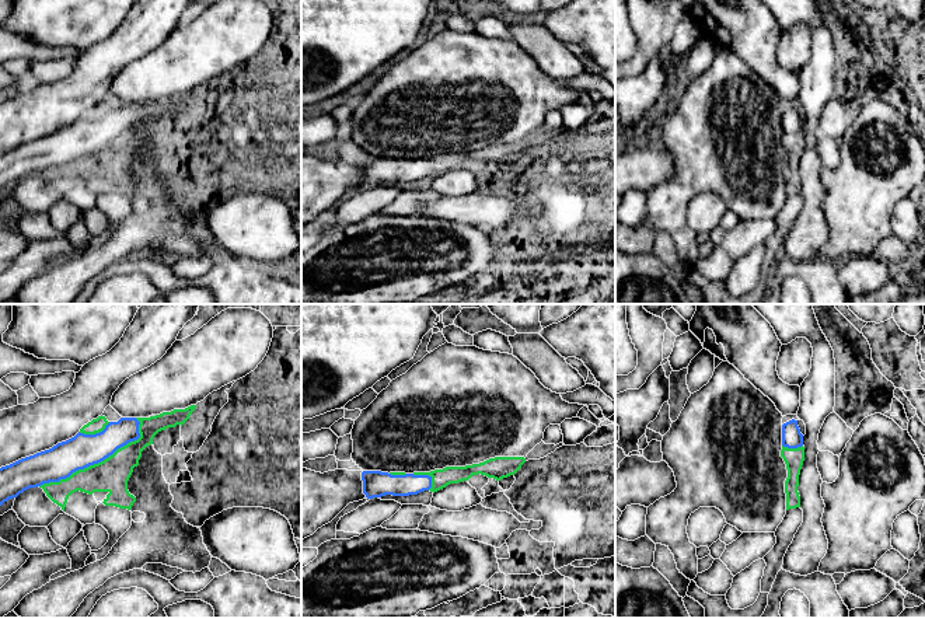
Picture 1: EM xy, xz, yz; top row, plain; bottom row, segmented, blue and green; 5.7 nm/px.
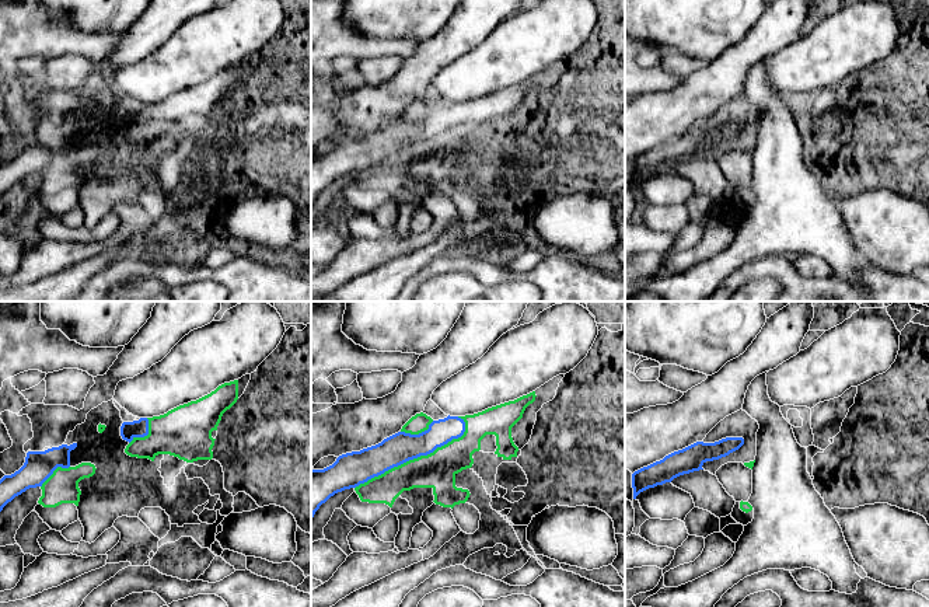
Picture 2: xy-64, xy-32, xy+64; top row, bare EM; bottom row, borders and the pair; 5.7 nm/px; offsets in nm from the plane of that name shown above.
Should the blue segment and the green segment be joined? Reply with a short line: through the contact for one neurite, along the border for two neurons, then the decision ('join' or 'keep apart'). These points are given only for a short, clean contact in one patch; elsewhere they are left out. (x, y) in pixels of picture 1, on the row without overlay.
join

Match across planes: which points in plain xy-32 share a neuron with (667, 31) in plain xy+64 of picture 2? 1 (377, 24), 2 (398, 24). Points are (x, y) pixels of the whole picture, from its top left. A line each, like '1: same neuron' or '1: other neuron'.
1: same neuron
2: same neuron

